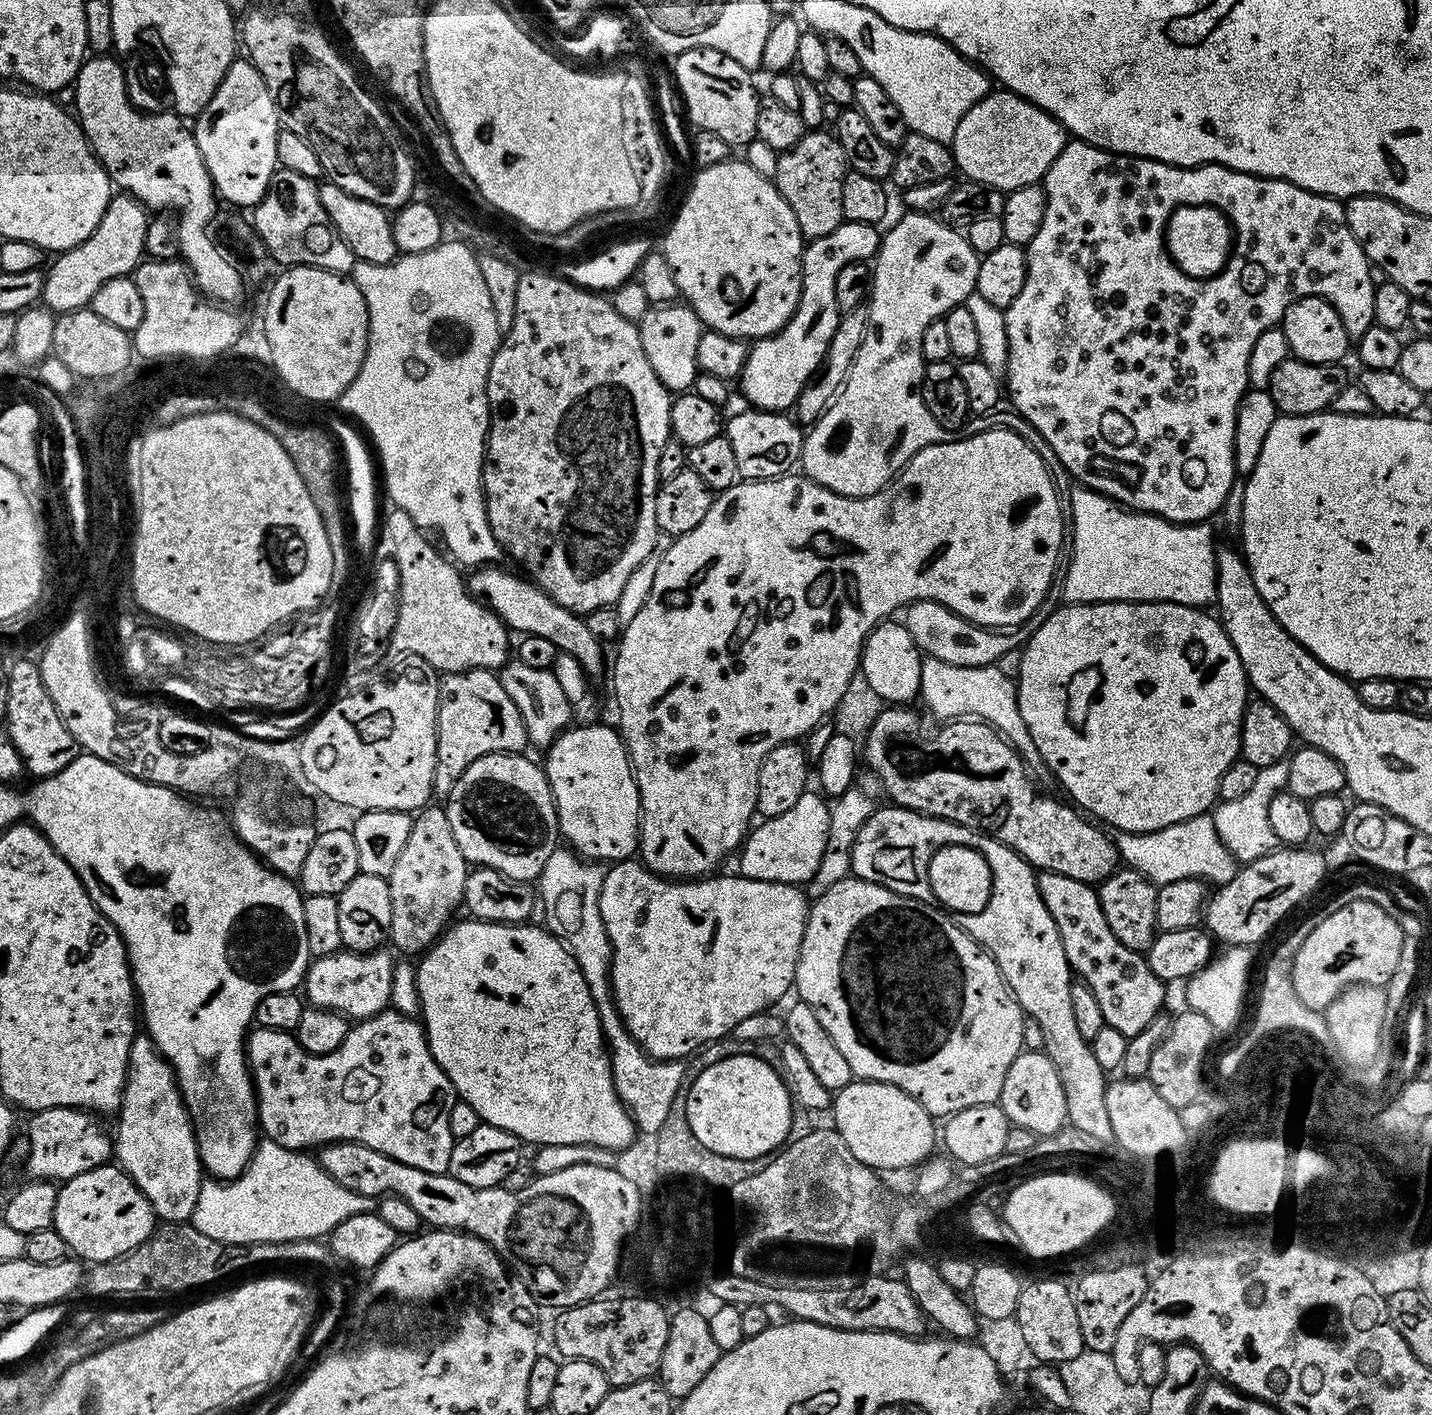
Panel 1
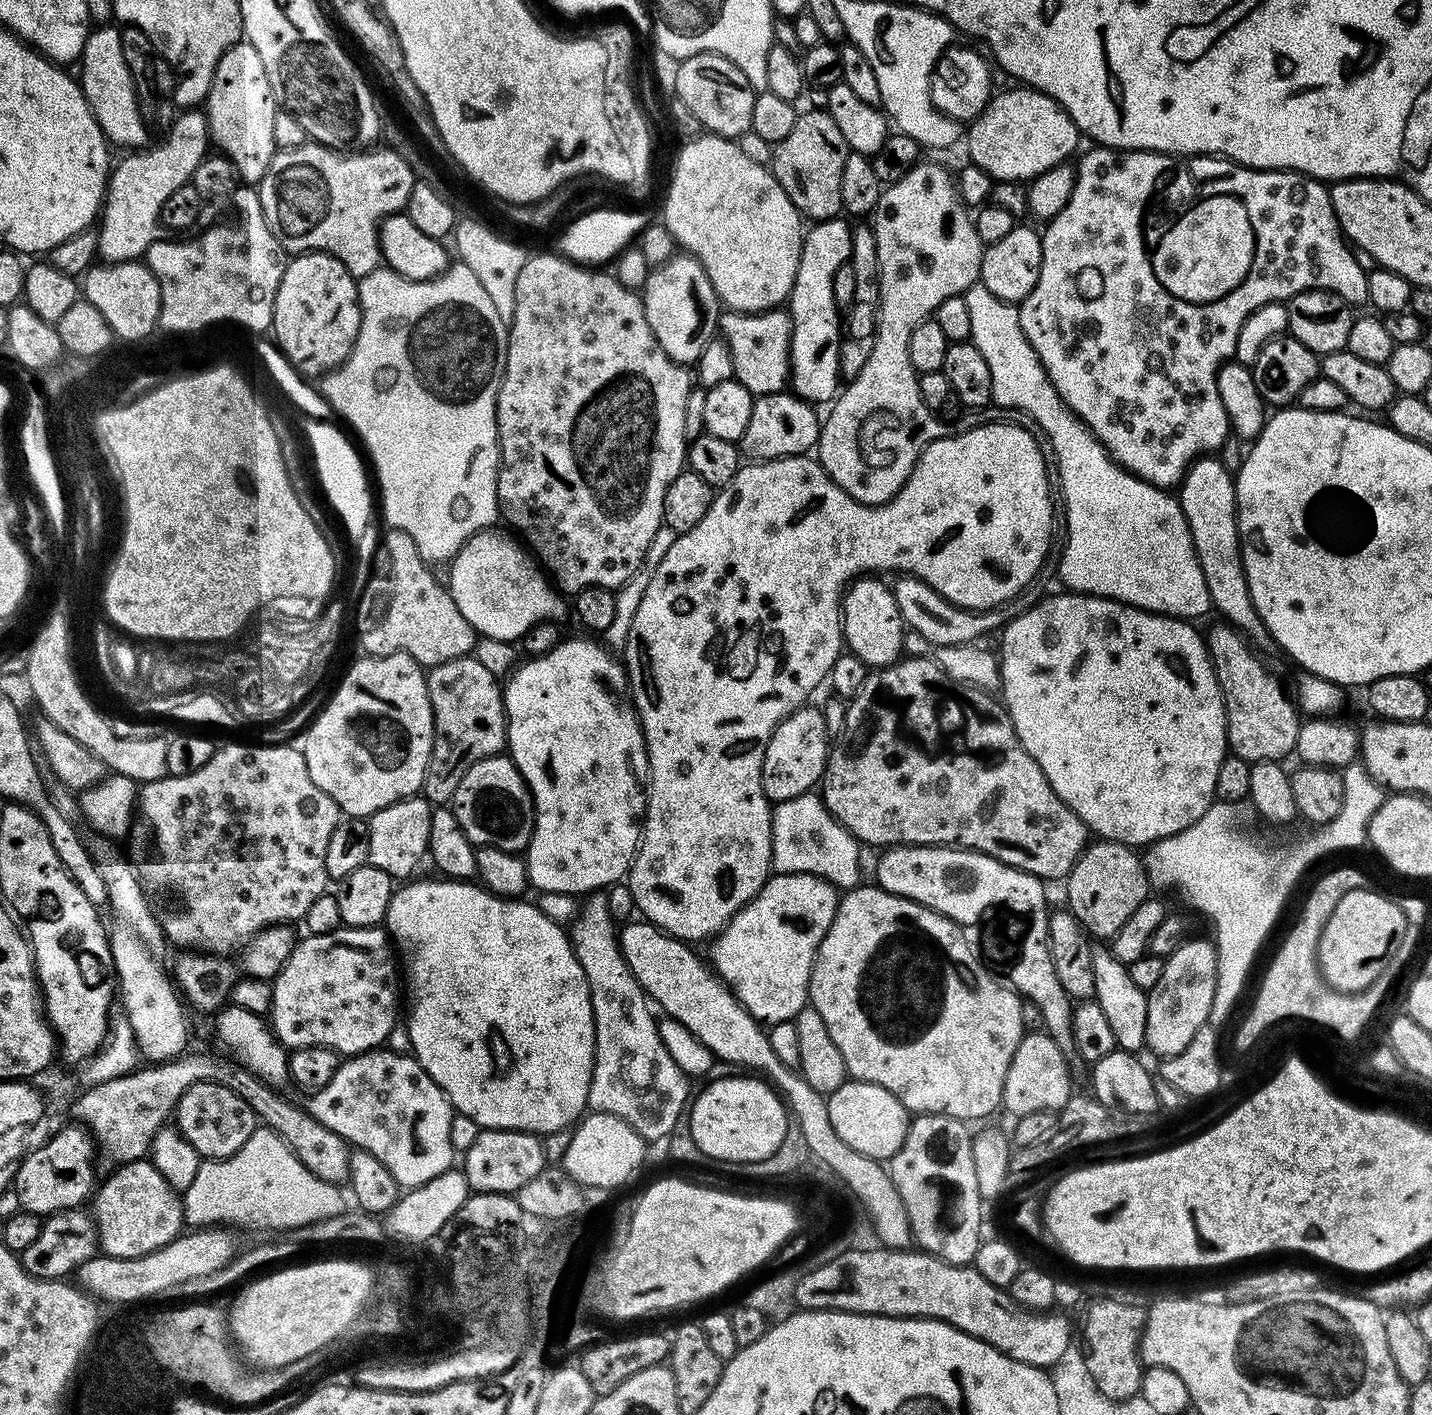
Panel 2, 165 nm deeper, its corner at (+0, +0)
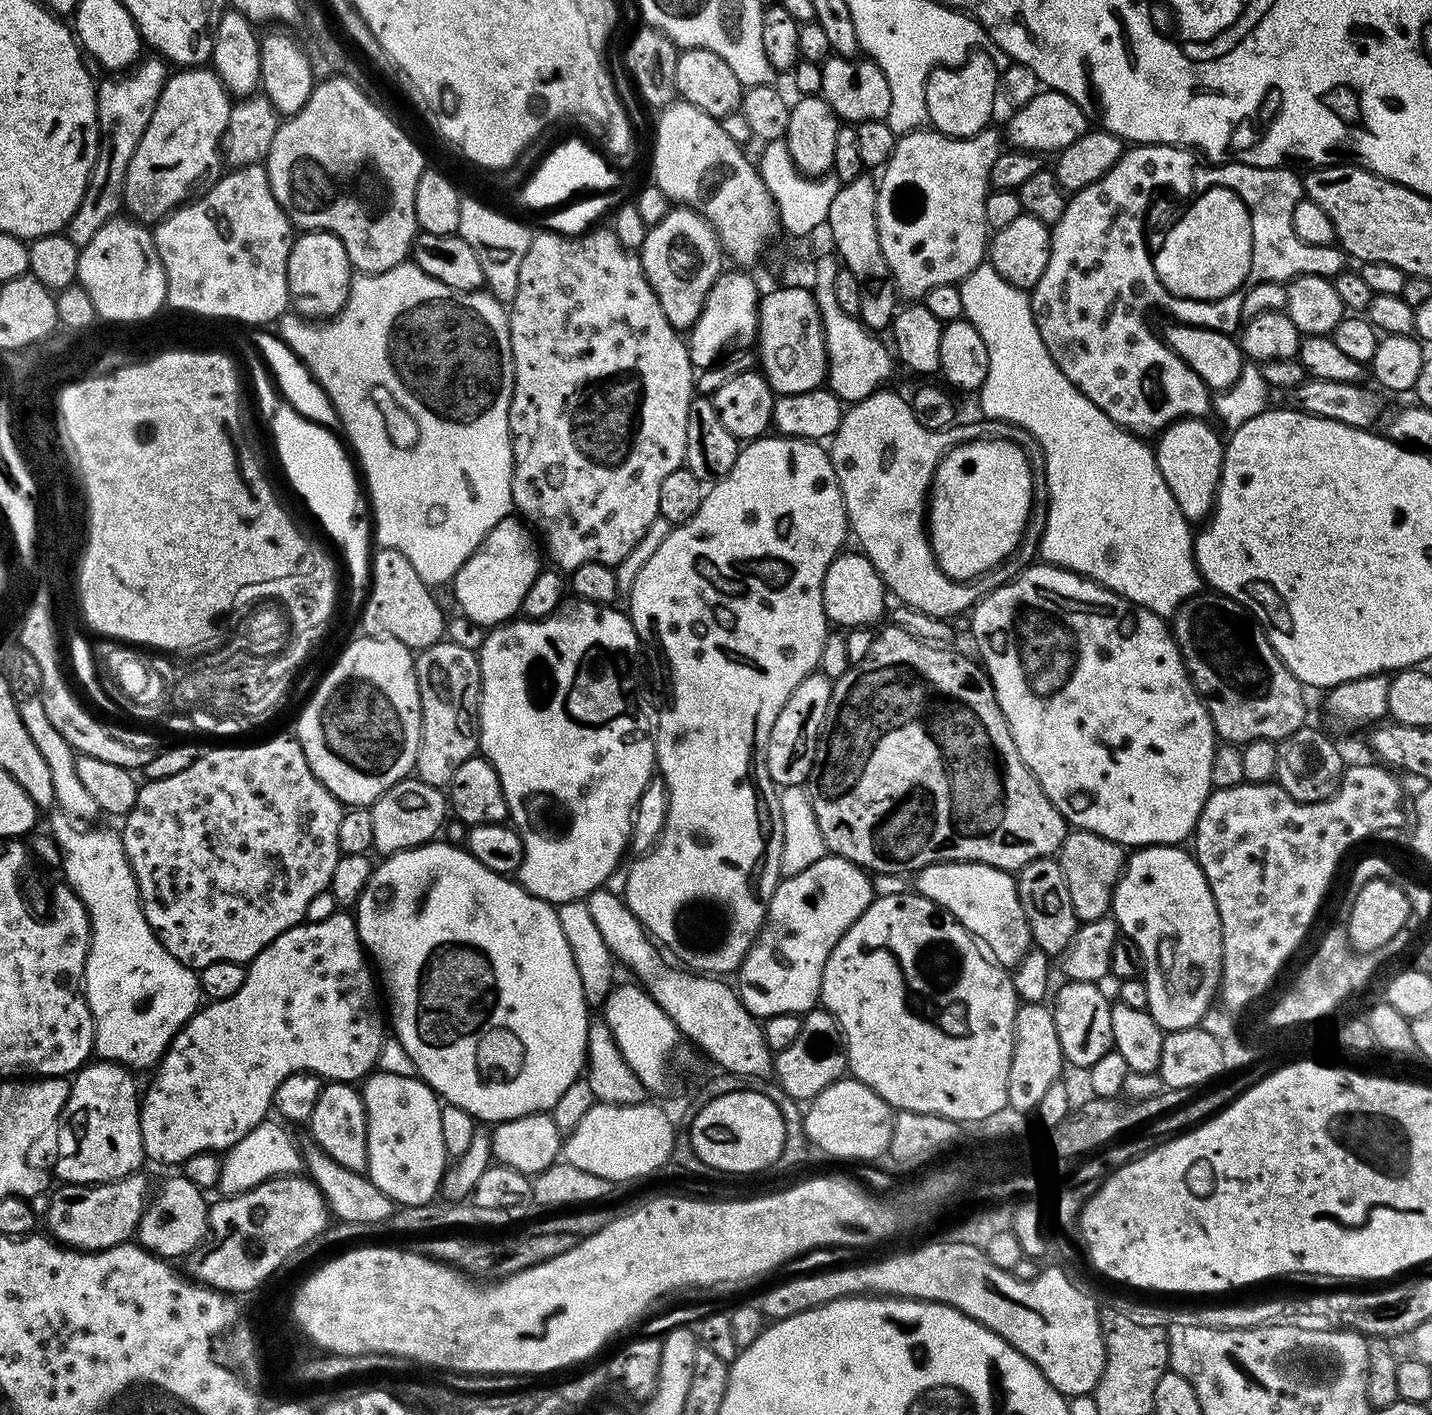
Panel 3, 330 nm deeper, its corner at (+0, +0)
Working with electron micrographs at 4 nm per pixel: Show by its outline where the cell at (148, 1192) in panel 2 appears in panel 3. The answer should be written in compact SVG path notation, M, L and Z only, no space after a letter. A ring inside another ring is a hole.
M183 1174L162 1181L160 1189L151 1193L136 1227L135 1239L140 1247L169 1262L175 1261L175 1256L187 1257L189 1252L204 1243L204 1238L208 1235L210 1204L209 1201L204 1201L204 1196L205 1193Z

